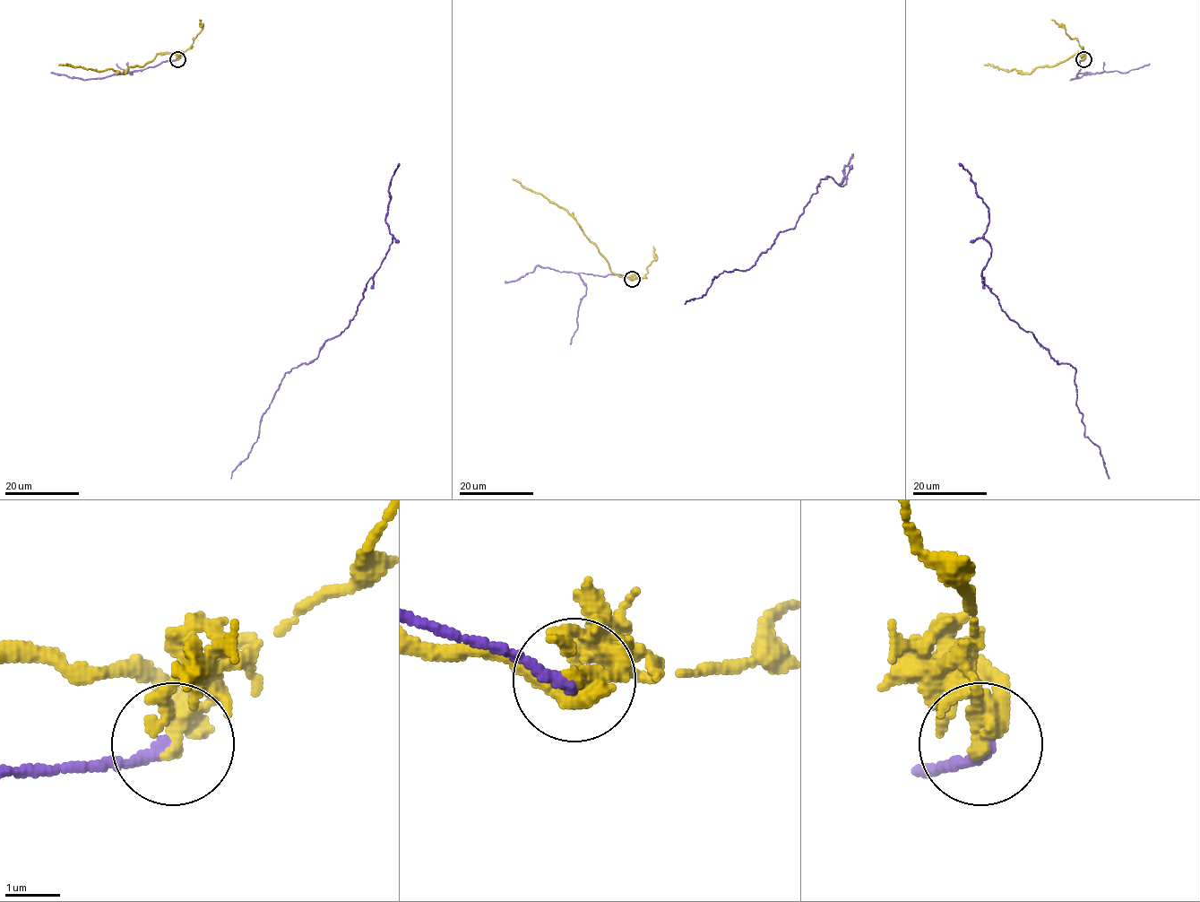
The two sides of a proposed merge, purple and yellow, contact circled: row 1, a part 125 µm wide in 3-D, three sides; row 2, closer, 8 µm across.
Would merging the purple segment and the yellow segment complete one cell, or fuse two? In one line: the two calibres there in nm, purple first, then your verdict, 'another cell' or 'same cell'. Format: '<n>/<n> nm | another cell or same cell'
260/340 nm | another cell

